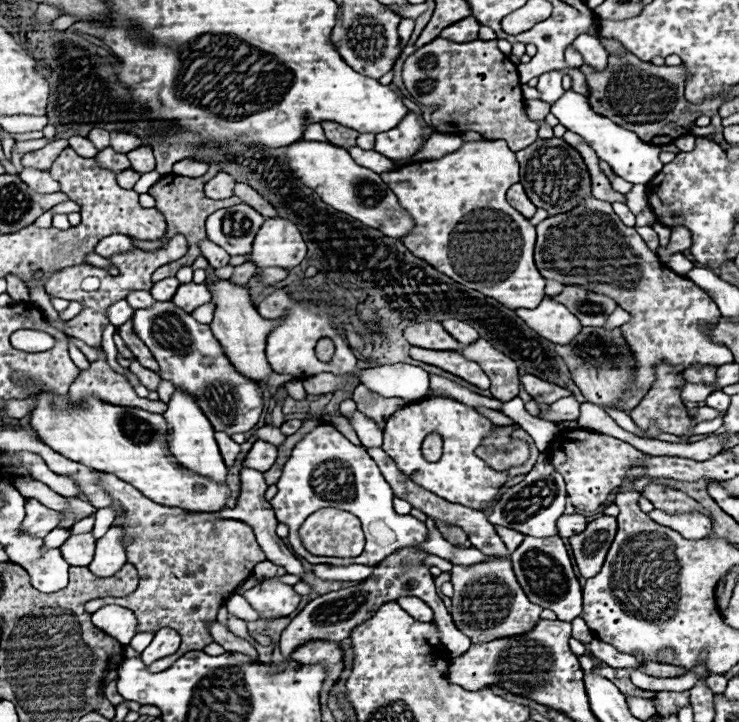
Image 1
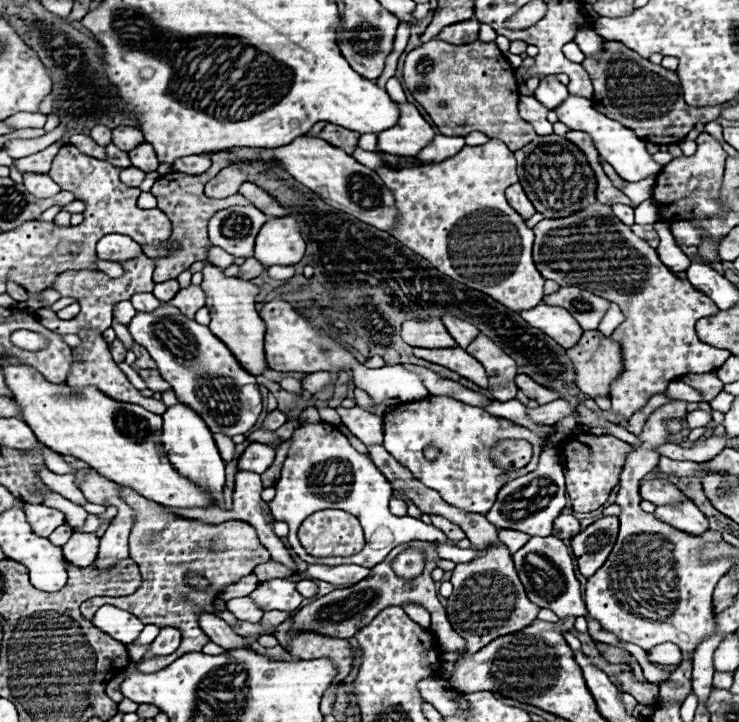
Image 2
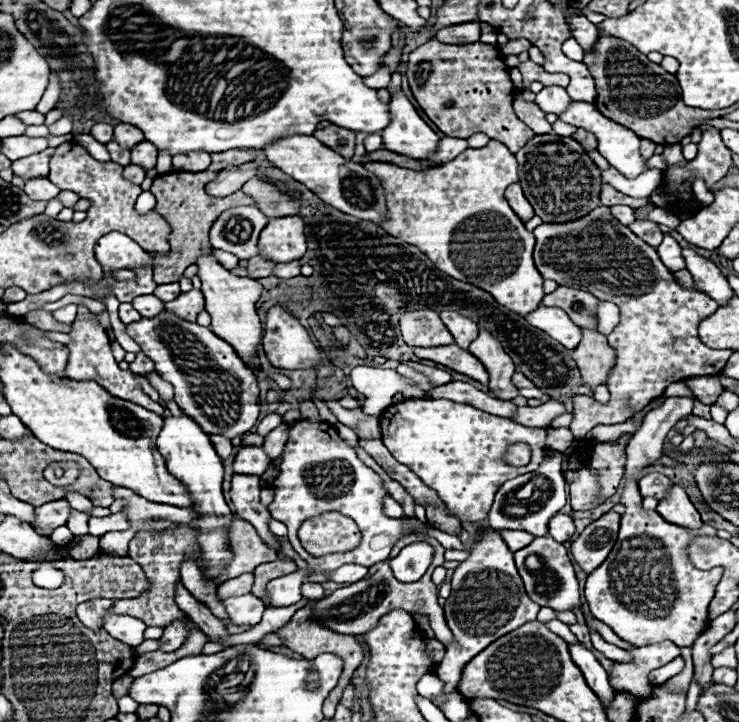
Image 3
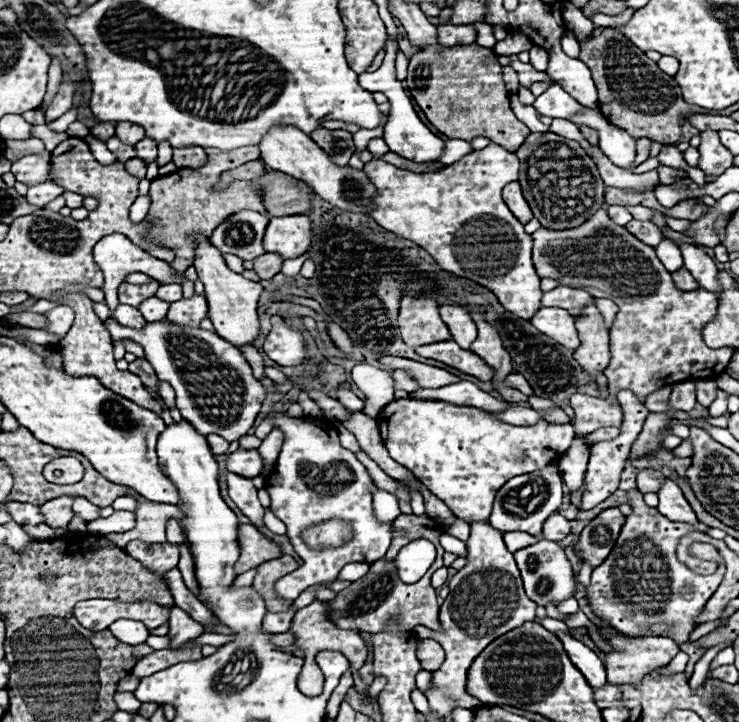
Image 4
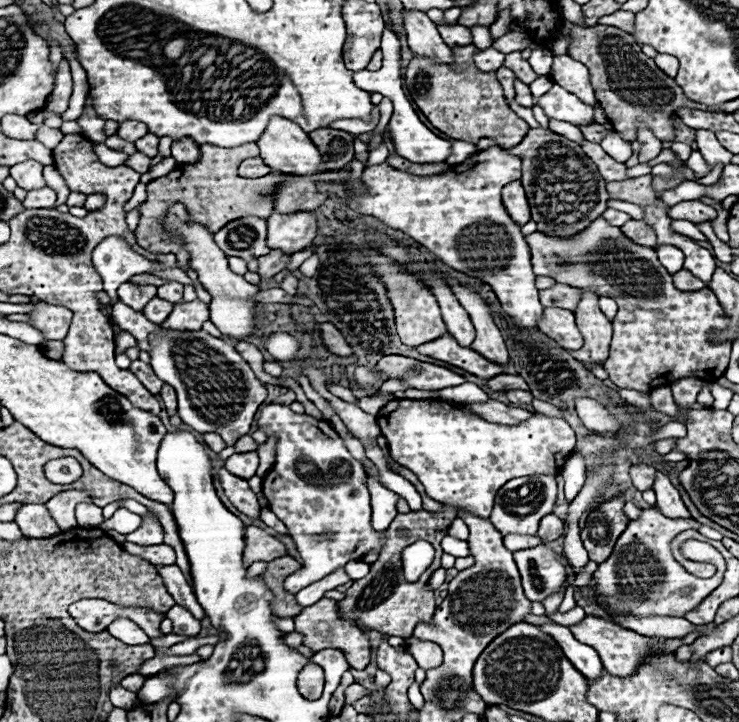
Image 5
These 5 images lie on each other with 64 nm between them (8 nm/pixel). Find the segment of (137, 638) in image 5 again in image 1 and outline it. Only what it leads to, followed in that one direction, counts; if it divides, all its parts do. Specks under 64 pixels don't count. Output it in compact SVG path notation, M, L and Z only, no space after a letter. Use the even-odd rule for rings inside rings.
M104 606L92 614L94 626L104 634L118 640L122 646L128 646L136 634L136 616L120 606Z

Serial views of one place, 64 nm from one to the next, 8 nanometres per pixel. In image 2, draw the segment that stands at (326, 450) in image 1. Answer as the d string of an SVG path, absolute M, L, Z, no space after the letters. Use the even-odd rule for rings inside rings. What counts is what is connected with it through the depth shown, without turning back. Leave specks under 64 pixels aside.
M320 422L320 424L302 424L298 430L294 430L290 452L284 462L282 476L276 482L276 496L270 502L270 510L276 520L286 522L290 526L288 542L292 550L308 564L326 564L326 566L360 564L366 568L374 568L376 564L384 562L390 550L396 548L398 544L406 544L412 540L454 544L444 536L444 532L440 532L432 524L424 524L422 520L412 516L394 516L388 506L390 498L392 498L390 482L384 480L384 476L370 462L370 458L366 454L356 452L348 442L348 438L336 430L336 426ZM326 508L346 510L360 520L366 534L366 546L362 552L358 552L356 556L330 556L330 558L316 558L306 554L306 550L298 542L296 530L310 514Z

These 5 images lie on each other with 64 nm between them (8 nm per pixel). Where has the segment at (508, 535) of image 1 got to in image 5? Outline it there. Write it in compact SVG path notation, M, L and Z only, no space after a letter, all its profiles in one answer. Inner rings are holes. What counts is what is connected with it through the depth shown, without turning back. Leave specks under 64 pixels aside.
M510 534L510 536L504 536L504 546L510 552L522 550L522 548L534 548L534 544L538 544L538 542L542 542L538 536L526 536L526 534Z

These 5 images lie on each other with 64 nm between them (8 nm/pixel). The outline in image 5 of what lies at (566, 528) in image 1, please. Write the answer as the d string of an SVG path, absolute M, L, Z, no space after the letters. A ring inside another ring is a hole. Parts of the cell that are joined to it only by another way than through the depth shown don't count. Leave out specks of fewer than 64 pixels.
M550 514L550 516L544 516L544 518L542 518L538 536L540 536L544 542L558 540L558 538L564 536L564 534L566 534L566 522L564 522L562 518L558 518L556 514Z

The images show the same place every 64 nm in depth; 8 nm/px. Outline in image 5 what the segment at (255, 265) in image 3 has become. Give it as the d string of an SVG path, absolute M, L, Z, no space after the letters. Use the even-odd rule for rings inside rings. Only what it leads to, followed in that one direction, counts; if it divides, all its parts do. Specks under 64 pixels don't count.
M270 250L270 254L258 258L258 274L262 278L272 278L274 274L278 274L278 272L282 272L286 268L288 260L290 260L290 256L286 256L284 252Z

